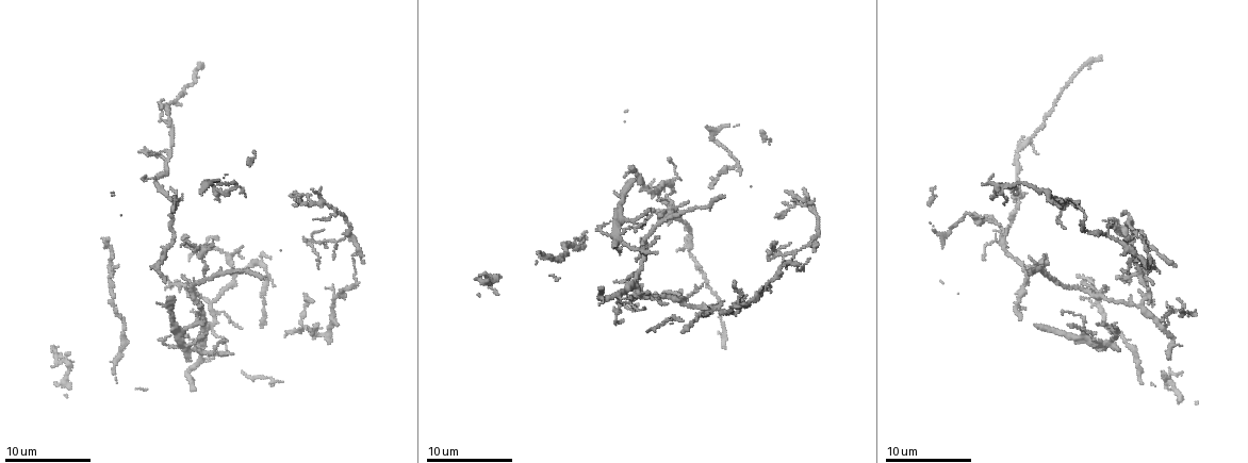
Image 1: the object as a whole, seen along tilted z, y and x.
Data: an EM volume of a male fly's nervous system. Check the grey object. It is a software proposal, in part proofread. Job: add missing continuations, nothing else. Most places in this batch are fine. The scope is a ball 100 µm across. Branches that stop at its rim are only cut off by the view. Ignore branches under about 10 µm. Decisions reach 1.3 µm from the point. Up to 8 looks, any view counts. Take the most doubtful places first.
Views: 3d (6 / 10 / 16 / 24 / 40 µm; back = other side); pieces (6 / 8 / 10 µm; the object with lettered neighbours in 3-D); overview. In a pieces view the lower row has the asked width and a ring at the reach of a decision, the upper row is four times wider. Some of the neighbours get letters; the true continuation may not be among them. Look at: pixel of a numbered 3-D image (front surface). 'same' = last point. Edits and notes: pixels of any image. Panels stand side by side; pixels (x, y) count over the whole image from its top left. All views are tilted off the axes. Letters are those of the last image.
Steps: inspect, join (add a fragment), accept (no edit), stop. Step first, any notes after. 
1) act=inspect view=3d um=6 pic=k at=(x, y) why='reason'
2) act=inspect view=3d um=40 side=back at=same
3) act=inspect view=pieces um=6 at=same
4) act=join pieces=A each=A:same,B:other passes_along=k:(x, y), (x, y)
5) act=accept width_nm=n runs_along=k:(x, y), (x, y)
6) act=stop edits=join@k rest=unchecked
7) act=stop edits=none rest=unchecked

act=inspect view=3d um=10 pic=1 at=(1101, 56) why='an open end'

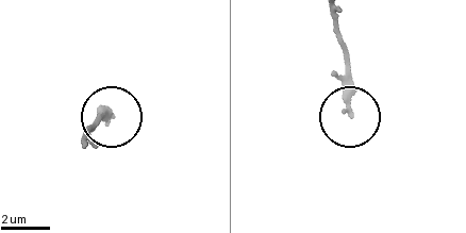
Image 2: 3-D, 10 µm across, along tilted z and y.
act=inspect view=pieces um=6 pic=2 at=(351, 113)

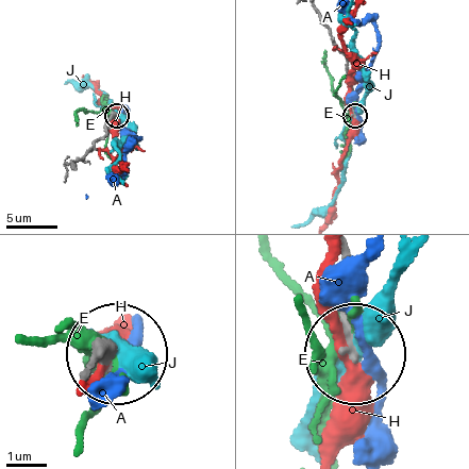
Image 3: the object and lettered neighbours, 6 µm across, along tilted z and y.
act=accept each=A:other,E:other,H:other,J:other found='none of them fits'

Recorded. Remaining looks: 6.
act=inspect view=pieces um=8 pic=1 at=(1080, 274) why='an open end'

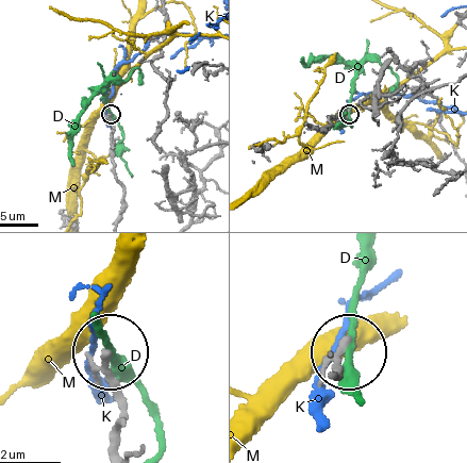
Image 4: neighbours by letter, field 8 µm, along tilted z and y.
act=accept each=D:other,K:other,M:other found='none of them fits'

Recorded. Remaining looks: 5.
act=inspect view=3d um=10 pic=1 at=(291, 196) why='tapers out'

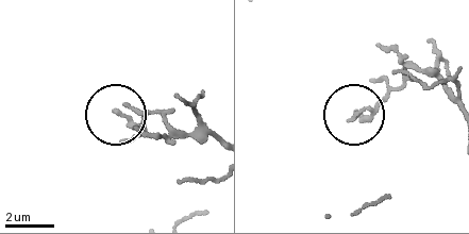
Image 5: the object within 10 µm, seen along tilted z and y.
act=inspect view=pieces um=10 pic=5 at=(117, 112)

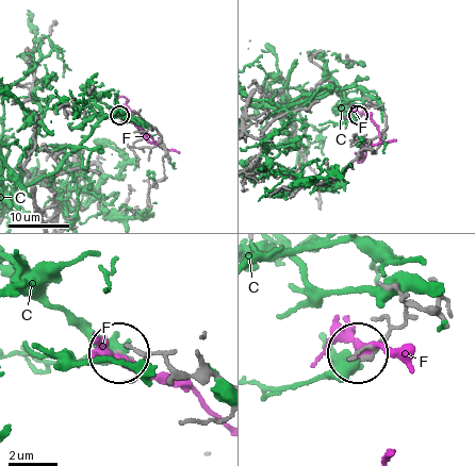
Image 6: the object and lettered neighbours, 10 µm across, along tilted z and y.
act=accept each=C:other,F:other found='none of them fits'

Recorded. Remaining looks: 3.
act=inspect view=3d um=6 pic=1 at=(184, 239) why='an open end'

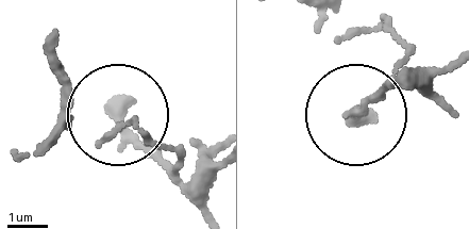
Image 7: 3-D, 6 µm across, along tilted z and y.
act=inspect view=pieces um=10 pic=7 at=(120, 101) why='see the neighbours'

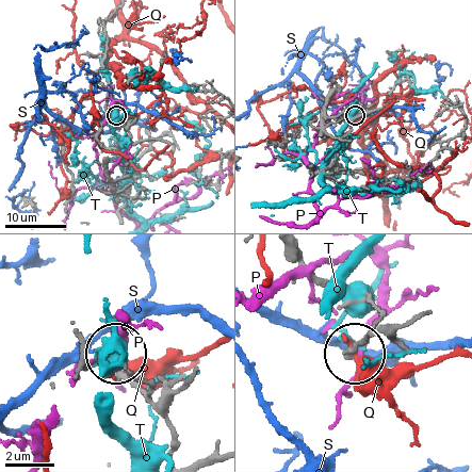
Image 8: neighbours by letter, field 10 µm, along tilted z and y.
act=accept each=P:other,Q:other,S:other,T:other found='none of them fits'

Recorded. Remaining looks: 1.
act=stop edits=none rest=unchecked

